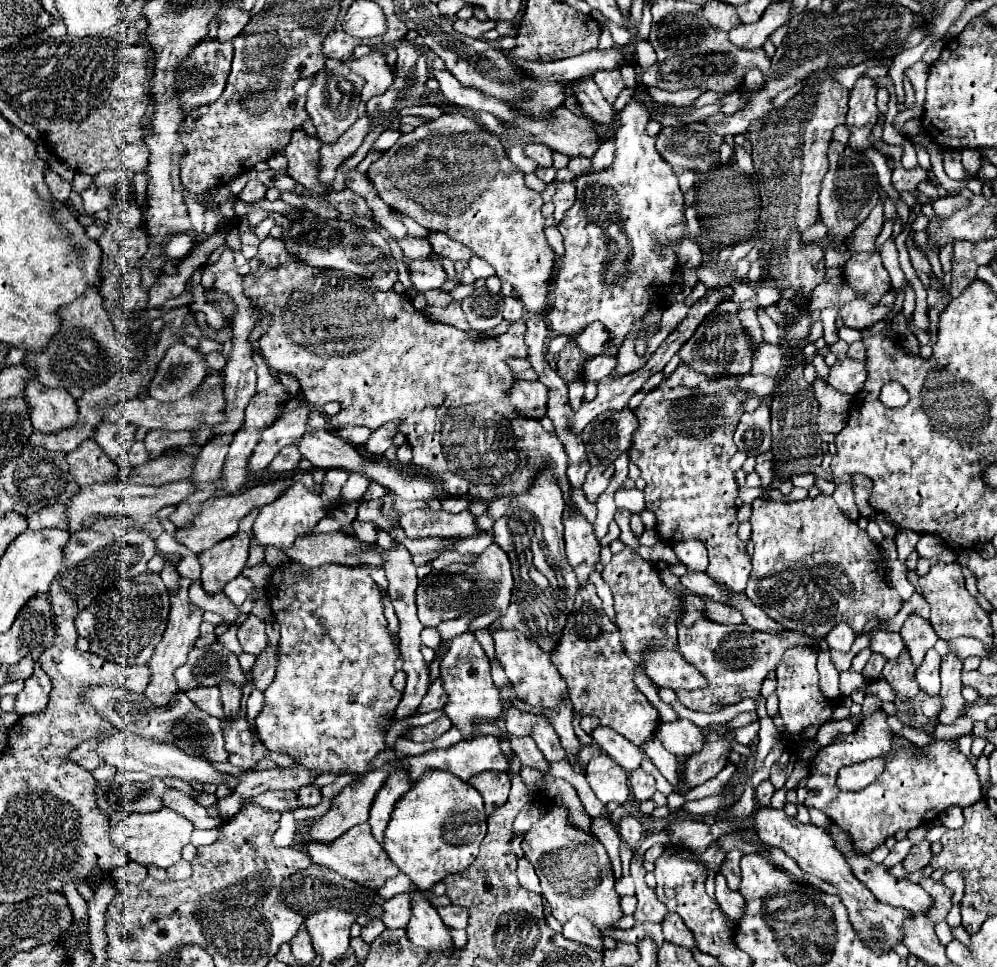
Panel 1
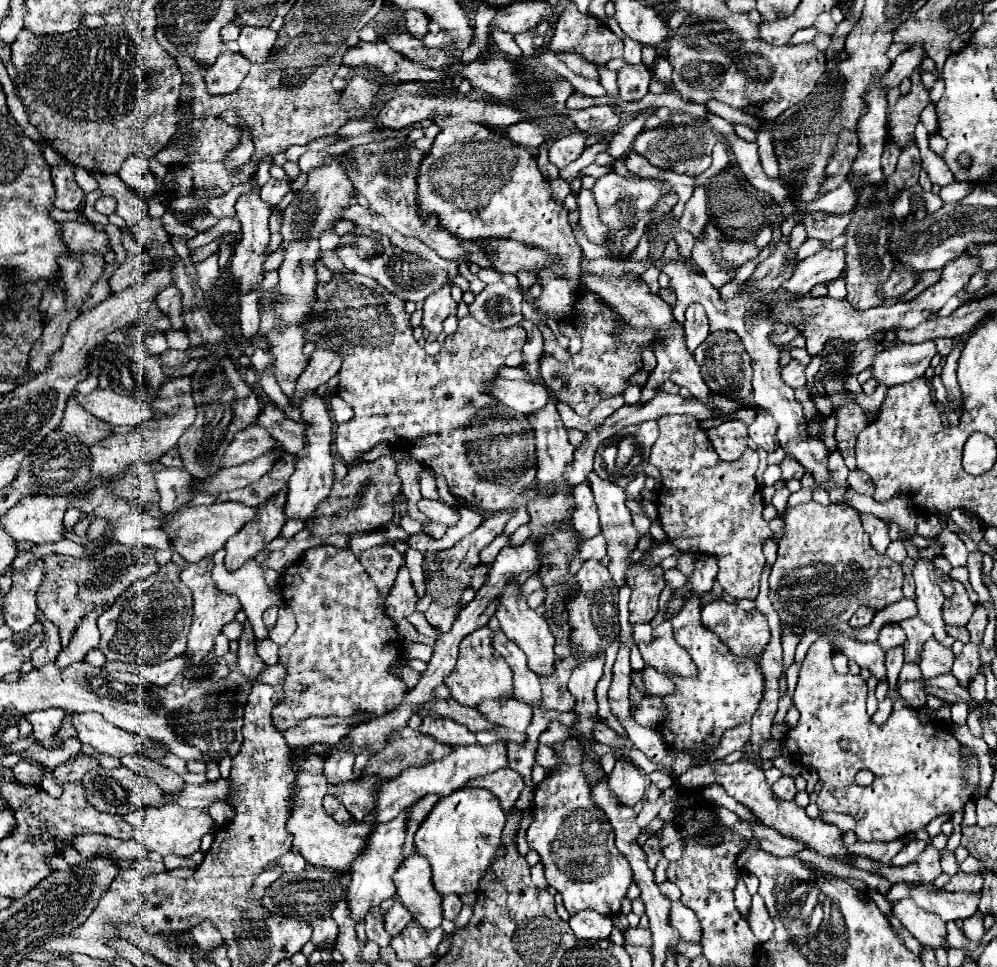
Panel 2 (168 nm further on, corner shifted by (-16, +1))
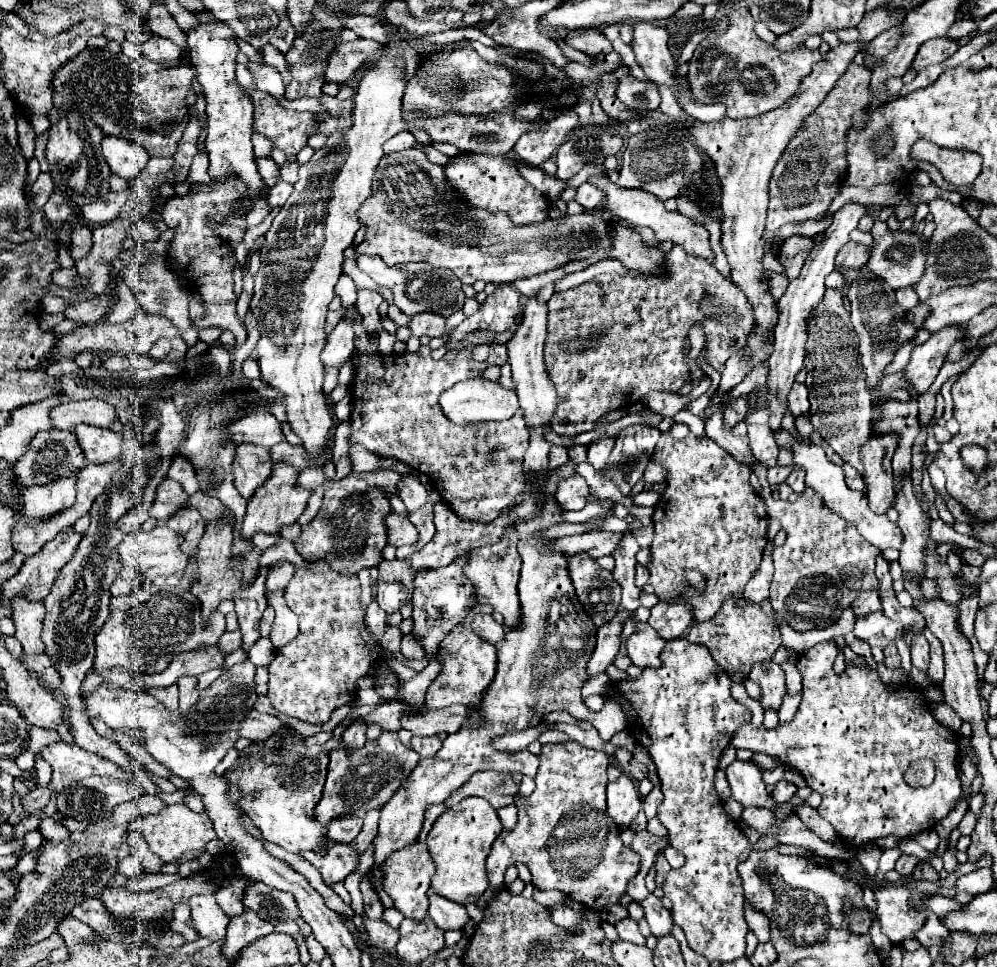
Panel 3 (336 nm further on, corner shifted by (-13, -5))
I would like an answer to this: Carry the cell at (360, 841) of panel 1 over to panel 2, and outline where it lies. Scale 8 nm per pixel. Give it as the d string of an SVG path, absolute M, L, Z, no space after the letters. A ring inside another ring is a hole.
M312 754L304 760L304 766L296 770L296 786L298 794L294 798L292 806L292 816L288 820L288 832L294 836L294 852L300 852L308 864L320 866L320 868L330 868L334 872L348 872L352 862L364 852L368 846L372 826L366 822L360 824L340 824L334 818L330 818L324 808L322 808L322 798L328 792L328 782L322 774L322 764L320 756Z

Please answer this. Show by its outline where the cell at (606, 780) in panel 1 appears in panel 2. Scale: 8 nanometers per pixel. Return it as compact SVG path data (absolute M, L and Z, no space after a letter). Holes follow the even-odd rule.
M618 758L614 770L608 774L612 794L626 806L634 806L644 798L646 792L646 776L638 766L634 766L626 758Z

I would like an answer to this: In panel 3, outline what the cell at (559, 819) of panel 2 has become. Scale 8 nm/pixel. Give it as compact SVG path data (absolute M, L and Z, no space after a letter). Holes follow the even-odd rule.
M577 742L545 744L539 754L541 766L535 776L535 790L529 798L517 800L517 824L513 830L503 830L487 858L487 872L491 886L504 882L504 875L513 864L525 864L533 874L533 884L539 890L561 890L585 908L603 910L607 904L617 904L625 894L629 878L633 878L641 868L641 856L625 846L619 836L619 826L613 824L605 808L605 786L607 786L607 766L609 758L605 752L581 748Z

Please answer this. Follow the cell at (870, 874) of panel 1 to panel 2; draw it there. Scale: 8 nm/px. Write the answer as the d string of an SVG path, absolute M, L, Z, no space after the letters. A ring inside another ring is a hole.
M908 884L910 898L924 910L948 920L966 920L978 910L980 894L956 894L946 890L930 890L926 884Z

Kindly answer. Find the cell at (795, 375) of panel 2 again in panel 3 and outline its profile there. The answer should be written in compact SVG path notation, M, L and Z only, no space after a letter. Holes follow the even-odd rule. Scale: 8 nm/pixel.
M793 384L793 390L789 392L787 400L789 400L789 410L793 418L809 414L809 400L807 400L805 384Z

